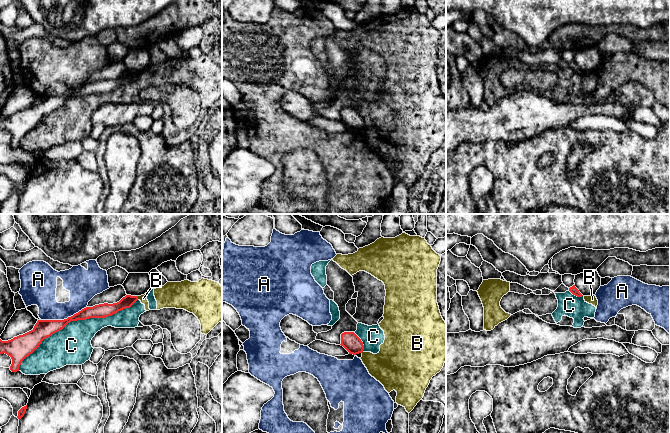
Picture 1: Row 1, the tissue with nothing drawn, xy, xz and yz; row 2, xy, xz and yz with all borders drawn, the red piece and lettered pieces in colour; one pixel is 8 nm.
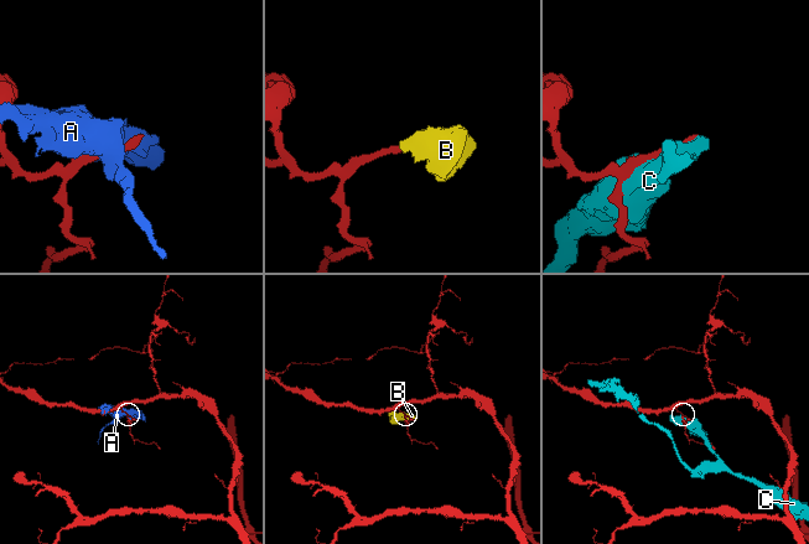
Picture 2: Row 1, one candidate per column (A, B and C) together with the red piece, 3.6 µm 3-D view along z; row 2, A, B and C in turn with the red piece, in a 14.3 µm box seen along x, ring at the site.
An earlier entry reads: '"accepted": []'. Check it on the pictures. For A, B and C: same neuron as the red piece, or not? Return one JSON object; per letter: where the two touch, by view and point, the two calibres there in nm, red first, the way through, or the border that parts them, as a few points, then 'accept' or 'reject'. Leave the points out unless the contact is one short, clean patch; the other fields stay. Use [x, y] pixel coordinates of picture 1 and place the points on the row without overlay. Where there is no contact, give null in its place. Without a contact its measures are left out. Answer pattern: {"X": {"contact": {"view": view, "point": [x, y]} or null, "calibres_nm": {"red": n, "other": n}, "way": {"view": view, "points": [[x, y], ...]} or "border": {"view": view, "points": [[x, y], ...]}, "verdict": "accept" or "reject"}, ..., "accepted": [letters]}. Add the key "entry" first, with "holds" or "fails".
{"entry": "holds", "A": {"contact": {"view": "xy", "point": [64, 95]}, "calibres_nm": {"red": 140, "other": 190}, "verdict": "reject"}, "B": {"contact": {"view": "xy", "point": [137, 74]}, "calibres_nm": {"red": 100, "other": 60}, "border": {"view": "xy", "points": [[137, 72], [138, 75]]}, "verdict": "reject"}, "C": {"contact": {"view": "xy", "point": [74, 96]}, "calibres_nm": {"red": 140, "other": 300}, "verdict": "reject"}, "accepted": []}

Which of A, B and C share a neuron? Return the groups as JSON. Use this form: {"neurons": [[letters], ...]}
{"neurons": [["A"], ["B", "C"]]}

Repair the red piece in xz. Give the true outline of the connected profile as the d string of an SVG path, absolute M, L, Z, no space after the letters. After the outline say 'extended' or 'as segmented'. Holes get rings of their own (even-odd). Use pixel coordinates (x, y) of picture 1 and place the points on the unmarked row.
M344 108L341 110L341 122L343 122L349 130L359 130L364 126L361 115L354 108Z; as segmented

